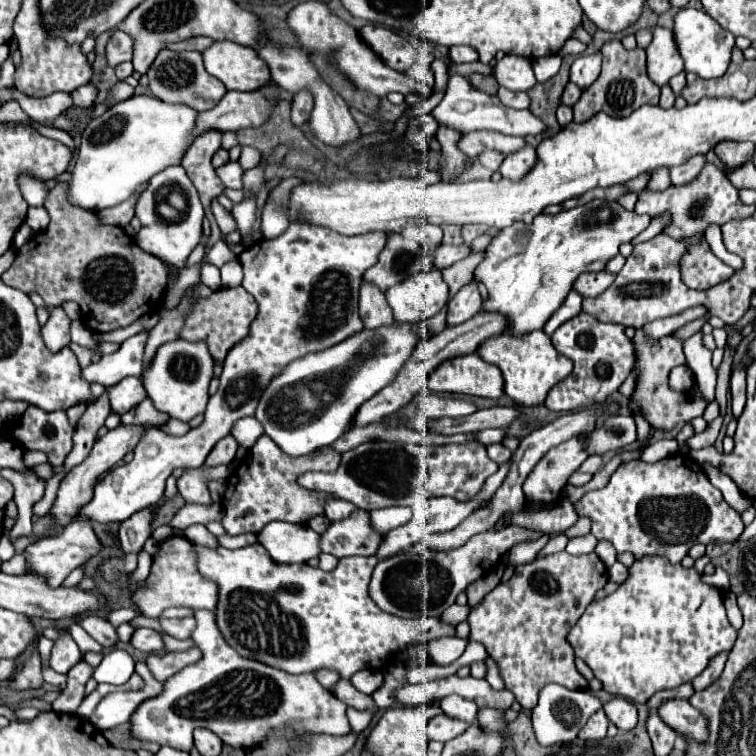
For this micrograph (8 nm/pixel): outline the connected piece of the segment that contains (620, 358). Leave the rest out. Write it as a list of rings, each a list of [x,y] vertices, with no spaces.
[[[581,312],[575,318],[563,322],[551,336],[553,346],[567,358],[573,360],[573,372],[569,378],[553,386],[545,398],[545,406],[549,410],[575,410],[585,406],[595,406],[605,402],[609,394],[613,394],[629,376],[635,366],[635,350],[633,342],[625,336],[625,328],[617,324],[603,324],[597,318]]]

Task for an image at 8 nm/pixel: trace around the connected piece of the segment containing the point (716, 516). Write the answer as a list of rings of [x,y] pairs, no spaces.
[[[681,452],[653,464],[643,460],[621,464],[607,486],[589,490],[575,504],[575,512],[589,518],[591,534],[597,540],[611,542],[617,554],[631,552],[635,558],[643,558],[659,552],[657,556],[665,556],[673,564],[679,564],[695,544],[735,542],[745,528],[741,514],[725,502],[703,468]]]

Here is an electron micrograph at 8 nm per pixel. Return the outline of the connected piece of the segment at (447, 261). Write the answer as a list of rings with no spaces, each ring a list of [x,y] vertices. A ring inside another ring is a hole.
[[[441,244],[439,250],[433,250],[431,252],[431,258],[433,258],[433,268],[441,270],[441,268],[447,268],[463,258],[467,258],[471,254],[471,244],[461,244],[461,246],[445,246]]]

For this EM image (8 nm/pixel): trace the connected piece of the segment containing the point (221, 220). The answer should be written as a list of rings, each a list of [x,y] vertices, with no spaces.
[[[217,200],[211,202],[211,210],[213,210],[213,214],[215,214],[215,220],[217,220],[217,224],[219,224],[223,236],[227,236],[229,232],[237,230],[237,220],[235,220],[233,214],[231,214],[229,210],[225,210]]]

